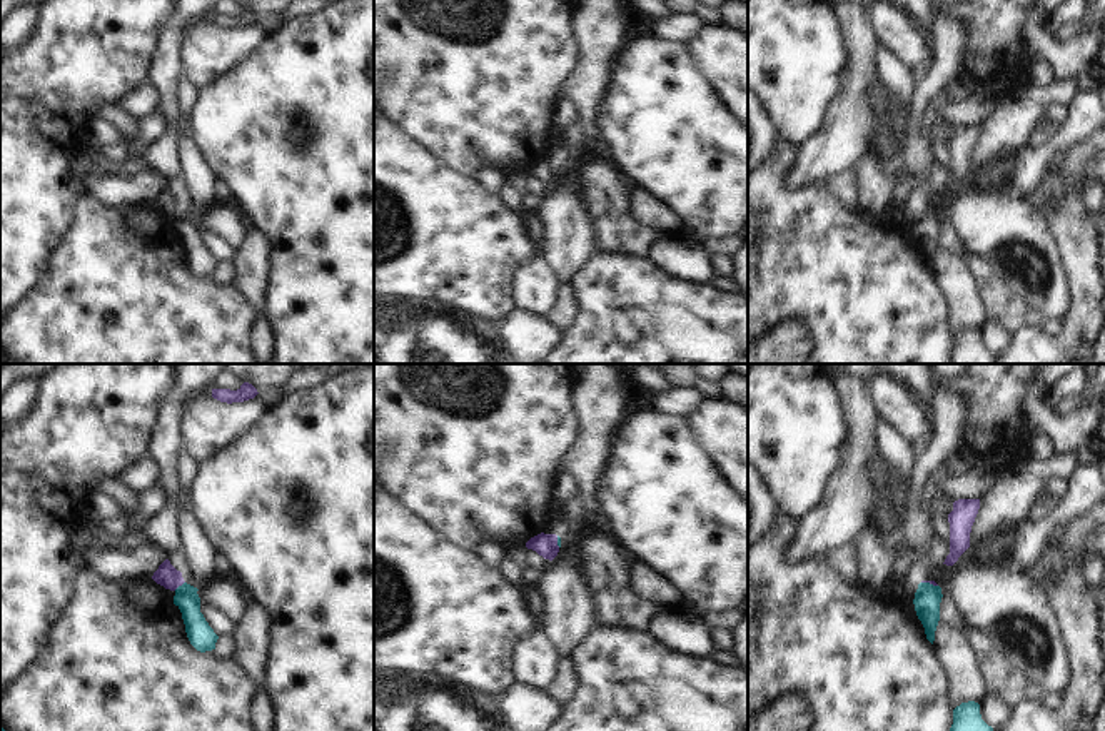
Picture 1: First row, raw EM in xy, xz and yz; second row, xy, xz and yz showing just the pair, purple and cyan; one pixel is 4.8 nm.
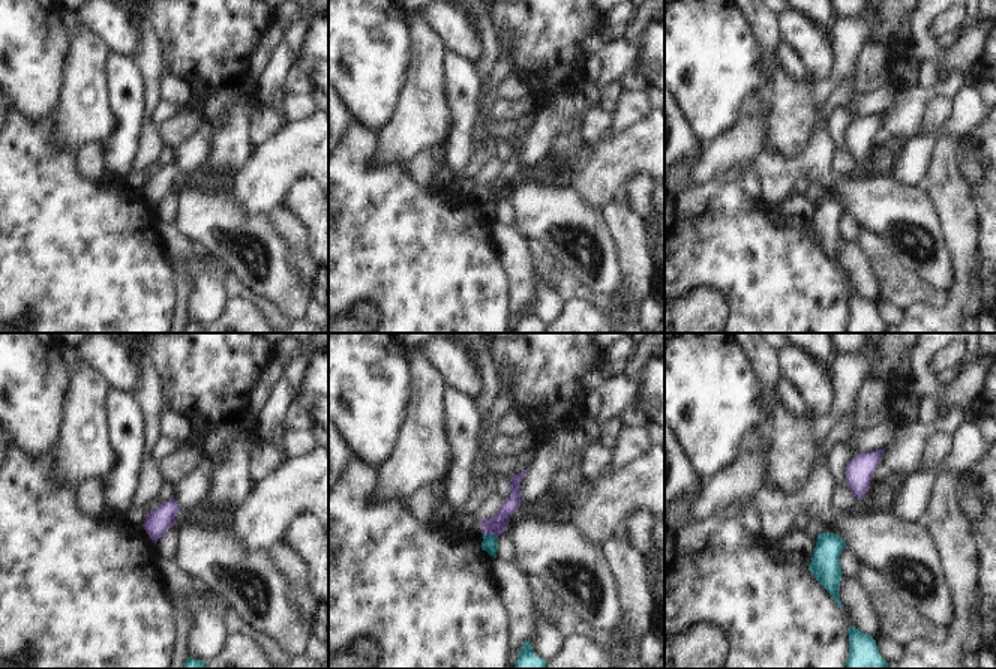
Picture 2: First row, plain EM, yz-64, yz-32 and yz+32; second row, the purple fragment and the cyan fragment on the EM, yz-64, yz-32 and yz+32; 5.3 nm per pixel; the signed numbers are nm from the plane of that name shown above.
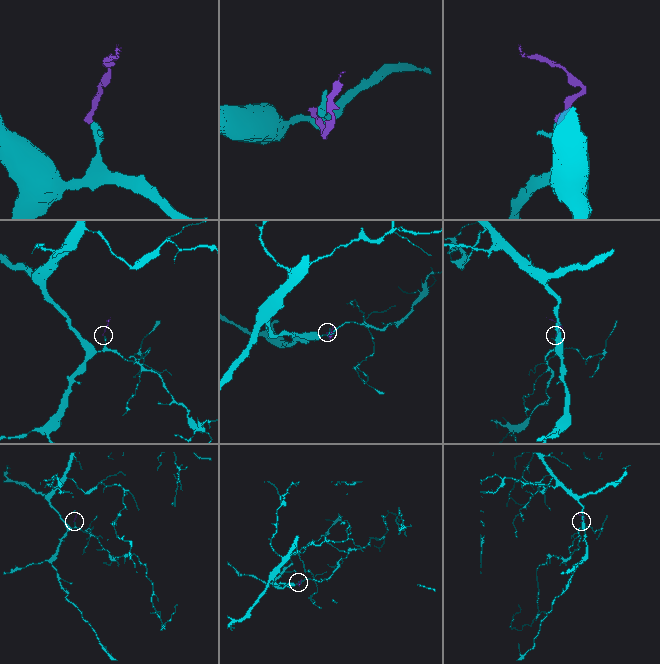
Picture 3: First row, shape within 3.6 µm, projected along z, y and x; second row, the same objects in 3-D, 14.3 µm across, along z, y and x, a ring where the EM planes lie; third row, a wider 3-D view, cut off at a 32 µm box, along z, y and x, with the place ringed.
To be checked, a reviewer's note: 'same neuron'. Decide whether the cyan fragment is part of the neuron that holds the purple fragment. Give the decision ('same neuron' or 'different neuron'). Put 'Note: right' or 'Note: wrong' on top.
Note: wrong
different neuron

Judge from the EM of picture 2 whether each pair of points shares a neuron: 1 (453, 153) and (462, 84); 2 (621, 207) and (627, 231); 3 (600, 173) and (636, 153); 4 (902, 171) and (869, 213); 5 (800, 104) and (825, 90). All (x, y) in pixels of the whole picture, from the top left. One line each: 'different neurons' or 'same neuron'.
1: same neuron
2: same neuron
3: same neuron
4: different neurons
5: different neurons

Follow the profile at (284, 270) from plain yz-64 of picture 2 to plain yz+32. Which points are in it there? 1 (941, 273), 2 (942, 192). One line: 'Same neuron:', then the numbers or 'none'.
Same neuron: 1

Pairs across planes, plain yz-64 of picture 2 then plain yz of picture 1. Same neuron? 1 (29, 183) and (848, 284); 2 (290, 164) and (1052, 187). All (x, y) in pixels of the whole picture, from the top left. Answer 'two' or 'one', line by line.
1: one
2: one

